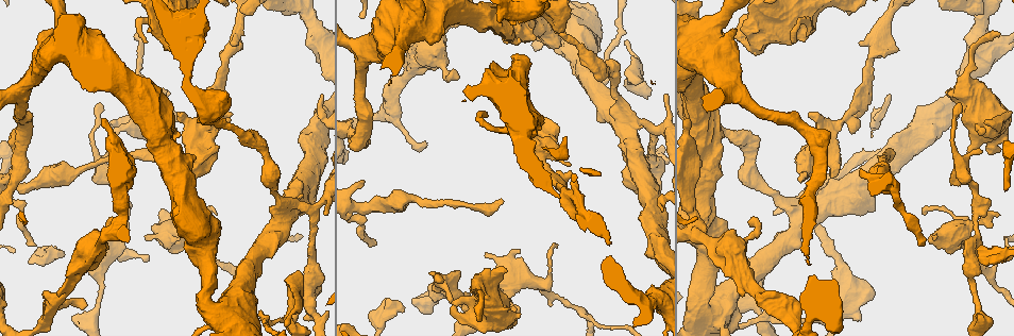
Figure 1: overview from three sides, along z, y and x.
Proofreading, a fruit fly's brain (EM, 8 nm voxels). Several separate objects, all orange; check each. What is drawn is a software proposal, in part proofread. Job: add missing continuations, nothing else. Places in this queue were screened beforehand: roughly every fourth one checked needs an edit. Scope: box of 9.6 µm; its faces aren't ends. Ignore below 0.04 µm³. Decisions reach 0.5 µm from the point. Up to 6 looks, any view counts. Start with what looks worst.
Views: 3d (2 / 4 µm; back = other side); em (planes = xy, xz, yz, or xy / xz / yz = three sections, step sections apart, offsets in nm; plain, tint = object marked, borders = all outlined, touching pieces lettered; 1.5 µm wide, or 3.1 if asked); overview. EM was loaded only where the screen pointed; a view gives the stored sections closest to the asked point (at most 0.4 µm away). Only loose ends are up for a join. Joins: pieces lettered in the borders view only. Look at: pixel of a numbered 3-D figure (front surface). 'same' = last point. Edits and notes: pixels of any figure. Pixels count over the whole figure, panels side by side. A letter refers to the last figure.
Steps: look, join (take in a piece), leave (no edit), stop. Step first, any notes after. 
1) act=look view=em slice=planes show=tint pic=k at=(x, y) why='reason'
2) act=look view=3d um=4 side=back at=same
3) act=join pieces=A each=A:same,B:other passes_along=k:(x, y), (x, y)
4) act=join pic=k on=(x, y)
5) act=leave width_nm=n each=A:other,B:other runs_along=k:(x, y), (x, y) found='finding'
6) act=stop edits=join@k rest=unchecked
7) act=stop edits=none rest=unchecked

act=look view=3d um=4 side=back pic=1 at=(948, 90) why='stops while still wide'

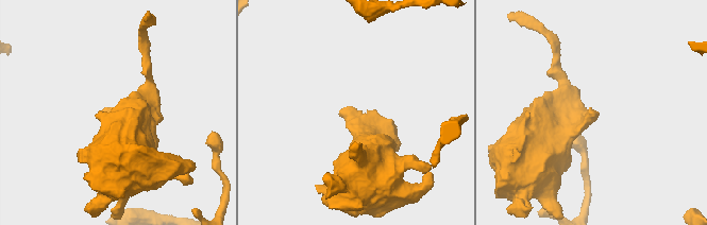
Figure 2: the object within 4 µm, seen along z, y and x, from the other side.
act=look view=em slice=planes show=borders pic=2 at=(110, 108) why='need the tissue'

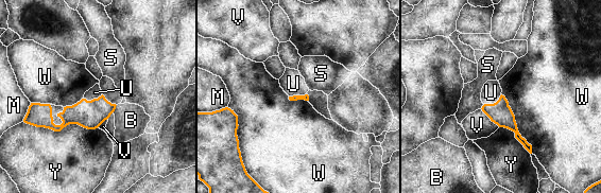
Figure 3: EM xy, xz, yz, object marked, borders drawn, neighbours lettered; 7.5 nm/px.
act=join pieces=U each=B:other,M:other,S:other,U:same,V:other,W:other,Y:other found='the neuron continues'

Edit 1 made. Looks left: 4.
act=look view=em slice=planes show=plain pic=1 at=(810, 114) why='thick end'

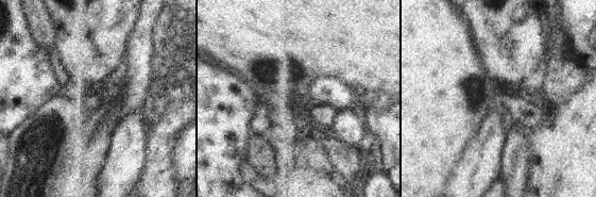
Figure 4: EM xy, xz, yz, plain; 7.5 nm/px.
act=look view=em slice=planes show=tint at=same

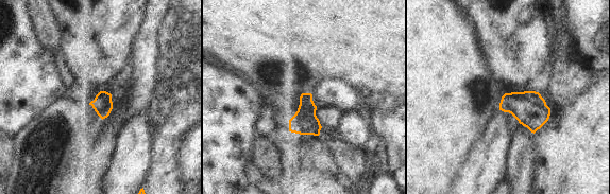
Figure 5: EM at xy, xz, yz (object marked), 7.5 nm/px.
act=look view=em slice=planes show=borders at=same

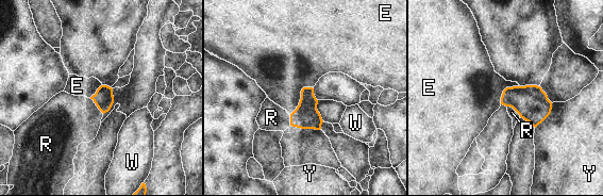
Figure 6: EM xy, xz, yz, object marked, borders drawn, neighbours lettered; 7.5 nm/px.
act=leave each=E:other,R:other,W:other,Y:other border=6:(312, 86), (302, 88), (289, 114) found='none of them fits'

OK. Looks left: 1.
act=look view=em slice=planes show=borders pic=1 at=(934, 236) why='tapers out'

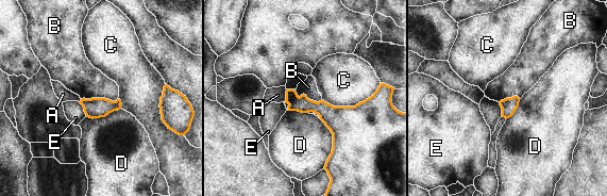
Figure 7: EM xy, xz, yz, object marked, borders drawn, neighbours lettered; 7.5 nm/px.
act=leave longest_contact=C:440nm each=A:other,B:other,C:other,D:other,E:other border=7:(117, 98), (81, 99) found='none of them fits'

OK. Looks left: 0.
act=stop edits=join@3 rest=unchecked

